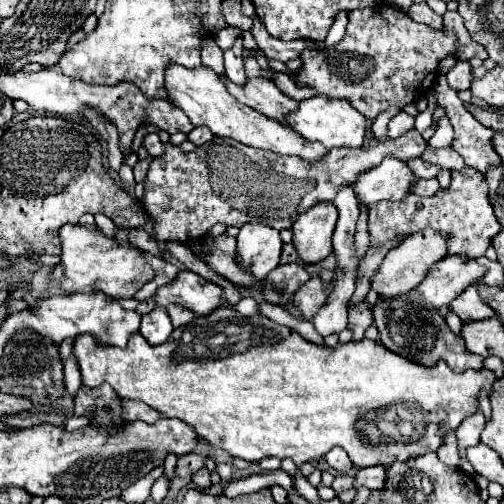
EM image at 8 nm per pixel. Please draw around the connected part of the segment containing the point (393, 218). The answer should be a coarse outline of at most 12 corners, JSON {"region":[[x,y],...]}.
{"region":[[483,175],[369,207],[371,247],[431,227],[477,259],[501,231]]}

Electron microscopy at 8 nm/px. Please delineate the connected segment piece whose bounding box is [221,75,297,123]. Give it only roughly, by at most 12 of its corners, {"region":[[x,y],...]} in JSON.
{"region":[[221,75],[237,101],[285,123],[297,103],[271,79],[247,79],[243,87]]}

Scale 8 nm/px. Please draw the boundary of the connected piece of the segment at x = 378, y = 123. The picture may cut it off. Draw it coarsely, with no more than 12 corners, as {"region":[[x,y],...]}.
{"region":[[389,109],[373,121],[373,135],[389,141],[387,123],[399,109]]}

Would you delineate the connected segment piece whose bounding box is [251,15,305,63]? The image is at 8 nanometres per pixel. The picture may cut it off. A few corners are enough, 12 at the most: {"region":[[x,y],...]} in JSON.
{"region":[[253,17],[251,33],[267,59],[297,59],[303,41],[271,37],[261,19]]}

